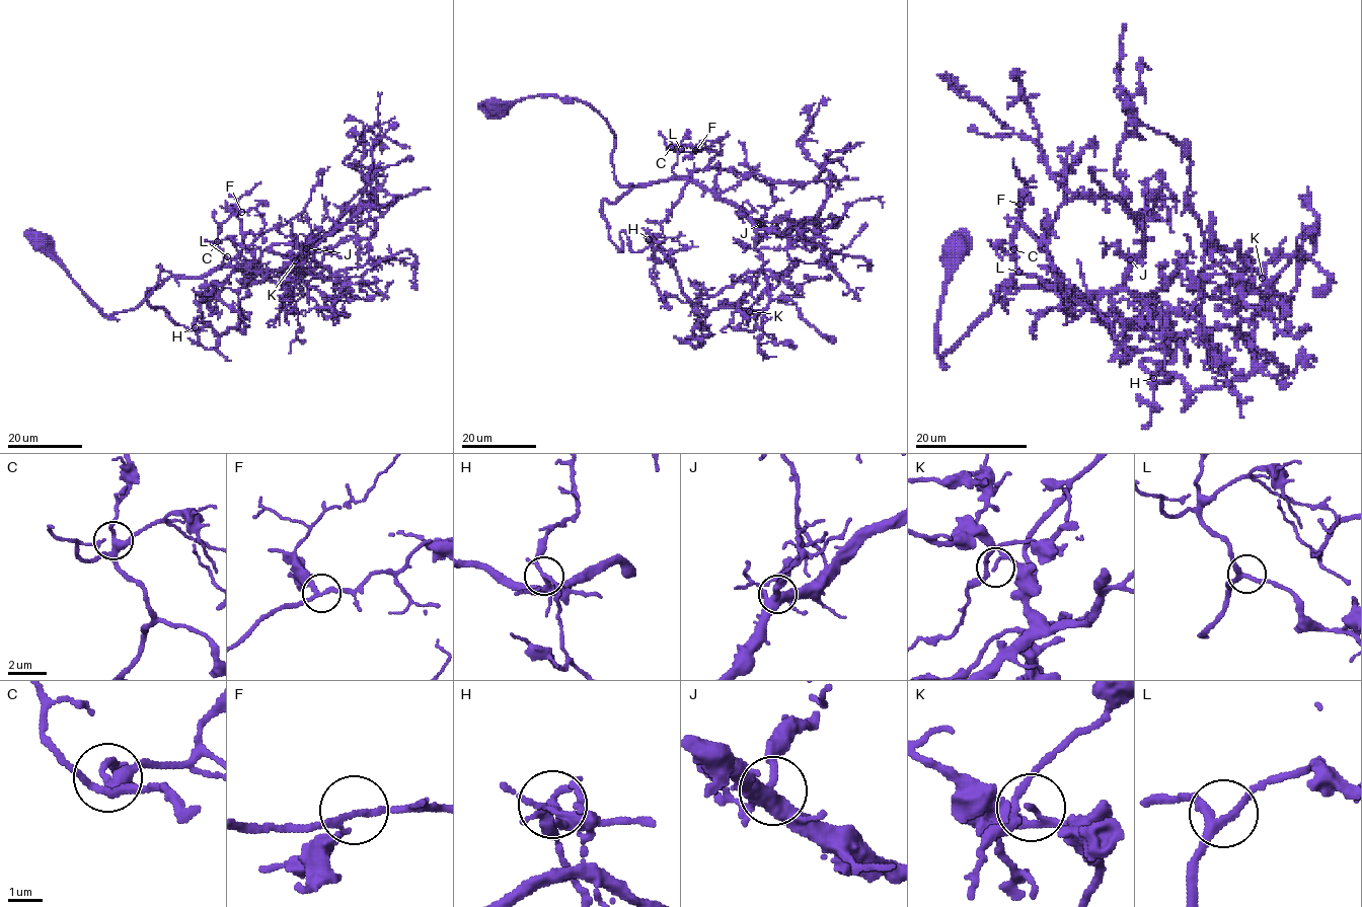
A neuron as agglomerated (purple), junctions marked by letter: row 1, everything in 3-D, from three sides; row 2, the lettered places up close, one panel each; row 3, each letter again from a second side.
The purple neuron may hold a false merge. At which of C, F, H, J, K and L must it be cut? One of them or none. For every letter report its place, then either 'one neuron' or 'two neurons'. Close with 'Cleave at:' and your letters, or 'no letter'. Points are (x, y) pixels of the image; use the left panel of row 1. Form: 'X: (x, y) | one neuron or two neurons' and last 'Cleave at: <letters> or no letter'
C: (217, 241) | one neuron
F: (241, 212) | one neuron
H: (195, 327) | one neuron
J: (306, 248) | one neuron
K: (295, 260) | one neuron
L: (227, 256) | one neuron
Cleave at: no letter

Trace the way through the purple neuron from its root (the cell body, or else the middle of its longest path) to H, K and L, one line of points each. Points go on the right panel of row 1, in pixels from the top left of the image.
H: (955, 253), (942, 362), (1001, 286), (1049, 285), (1126, 348), (1165, 349), (1141, 364), (1173, 377), (1152, 378)
K: (955, 253), (942, 362), (1001, 286), (1130, 290), (1192, 316), (1206, 253), (1262, 278)
L: (955, 253), (936, 326), (942, 362), (1001, 286), (1049, 285), (1073, 293), (1073, 303), (1018, 272)

